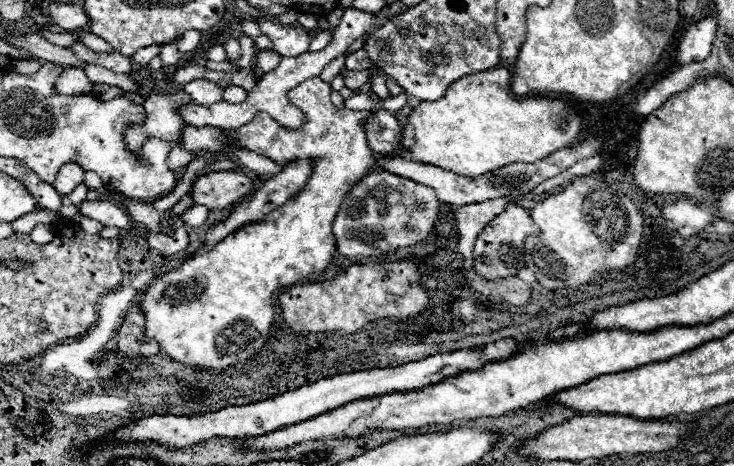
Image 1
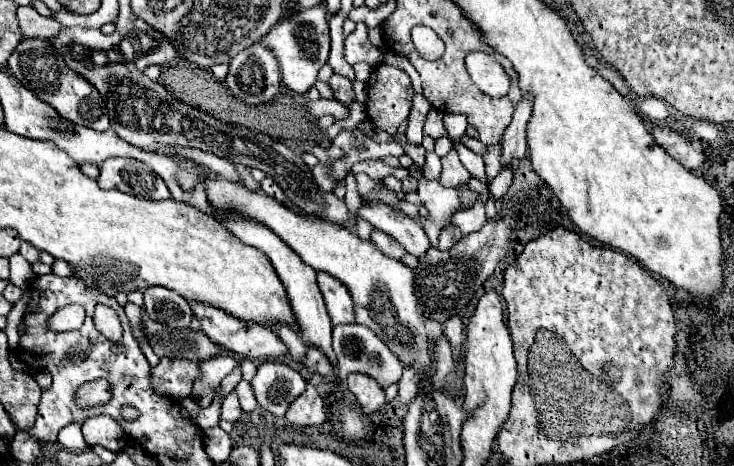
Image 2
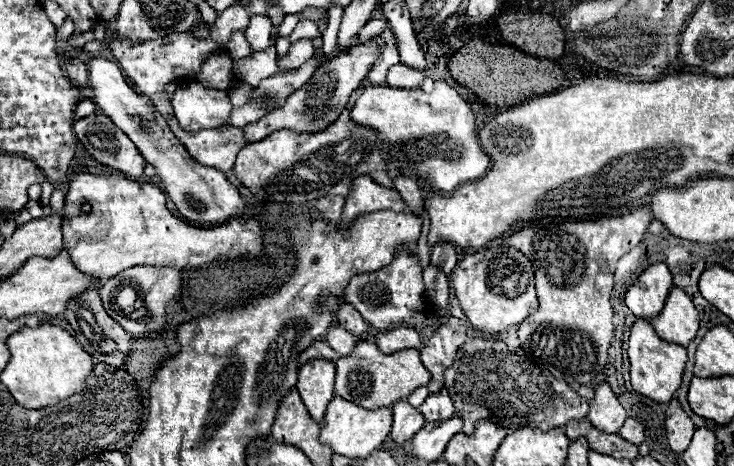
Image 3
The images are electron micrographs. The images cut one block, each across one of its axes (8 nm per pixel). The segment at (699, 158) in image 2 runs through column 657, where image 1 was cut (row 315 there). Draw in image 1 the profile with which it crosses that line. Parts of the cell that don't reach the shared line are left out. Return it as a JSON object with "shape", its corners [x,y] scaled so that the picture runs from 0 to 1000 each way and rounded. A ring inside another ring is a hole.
{"shape":[[[177,670],[169,682],[169,695],[161,708],[161,760],[163,764],[207,764],[218,755],[218,738],[213,730],[202,730],[193,721],[196,682],[193,670]]]}

